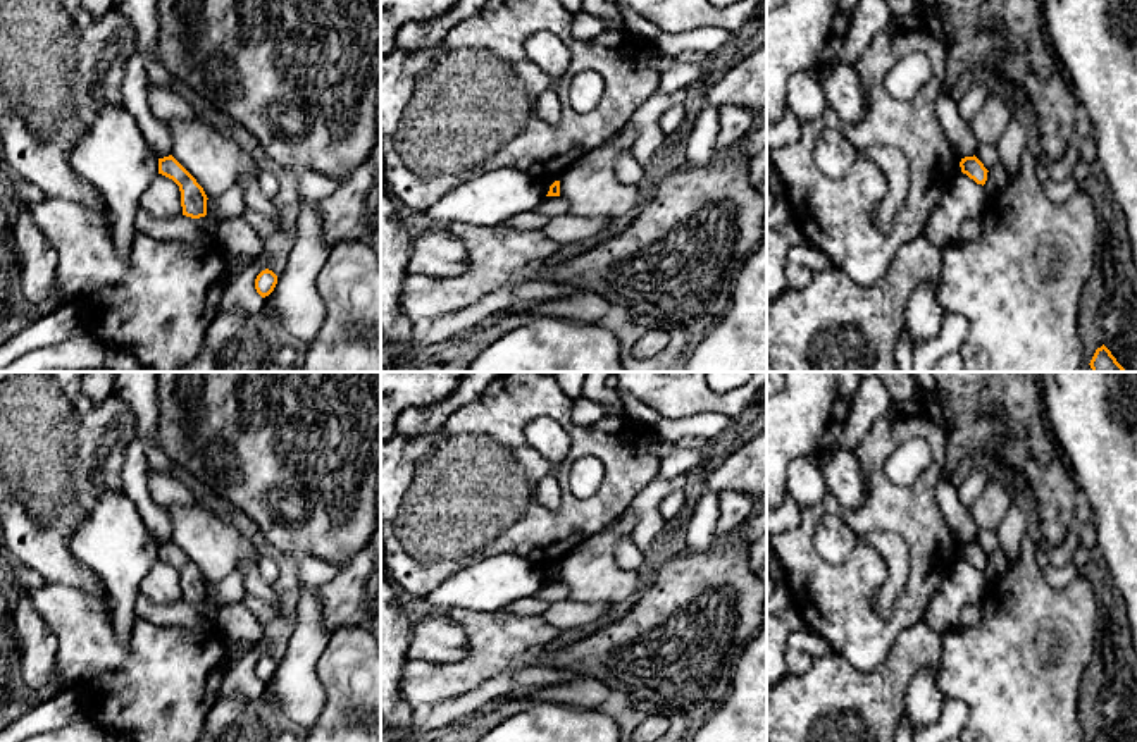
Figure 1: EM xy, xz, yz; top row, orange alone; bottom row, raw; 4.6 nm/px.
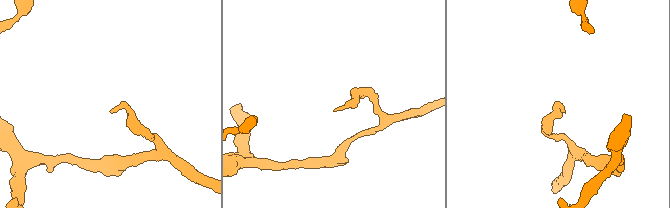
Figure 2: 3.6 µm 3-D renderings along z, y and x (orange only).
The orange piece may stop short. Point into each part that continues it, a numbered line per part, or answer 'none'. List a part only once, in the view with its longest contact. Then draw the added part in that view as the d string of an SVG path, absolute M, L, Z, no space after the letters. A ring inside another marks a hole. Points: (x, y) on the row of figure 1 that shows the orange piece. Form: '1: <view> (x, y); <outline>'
none

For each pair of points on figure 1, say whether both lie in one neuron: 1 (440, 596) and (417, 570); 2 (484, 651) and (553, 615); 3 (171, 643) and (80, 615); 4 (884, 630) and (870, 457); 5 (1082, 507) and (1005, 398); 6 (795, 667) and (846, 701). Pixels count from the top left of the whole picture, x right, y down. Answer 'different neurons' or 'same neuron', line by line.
1: different neurons
2: different neurons
3: same neuron
4: same neuron
5: different neurons
6: different neurons

